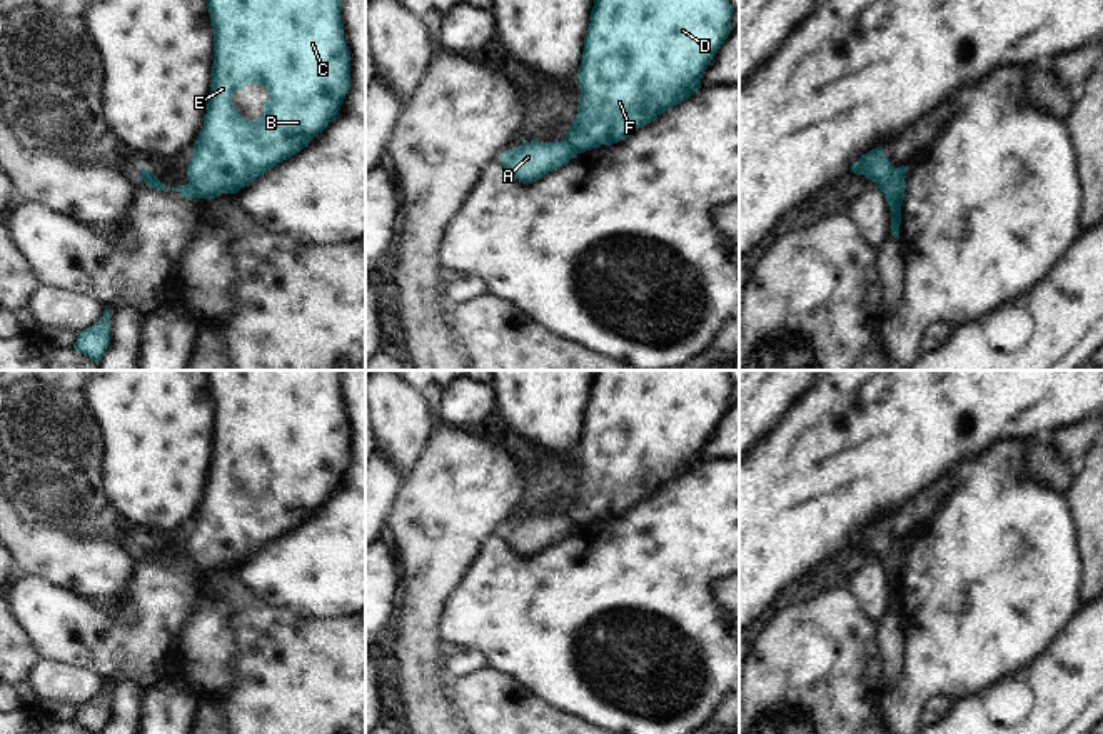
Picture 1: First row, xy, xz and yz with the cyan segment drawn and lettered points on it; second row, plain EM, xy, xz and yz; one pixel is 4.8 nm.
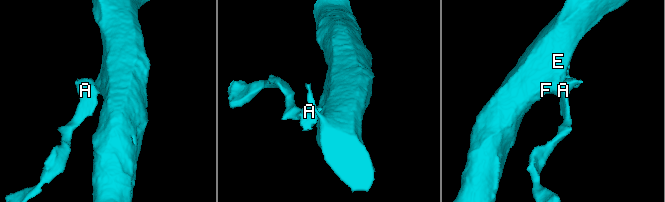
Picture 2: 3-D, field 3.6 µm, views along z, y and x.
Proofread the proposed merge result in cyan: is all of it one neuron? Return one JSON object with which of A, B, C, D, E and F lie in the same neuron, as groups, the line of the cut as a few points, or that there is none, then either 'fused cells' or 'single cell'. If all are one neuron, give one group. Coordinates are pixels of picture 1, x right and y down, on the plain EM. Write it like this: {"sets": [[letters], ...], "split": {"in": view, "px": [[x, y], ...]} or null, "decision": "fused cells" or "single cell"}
{"sets": [["A"], ["B", "C", "D", "E", "F"]], "split": {"in": "yz", "px": [[895, 542], [883, 566]]}, "decision": "fused cells"}

